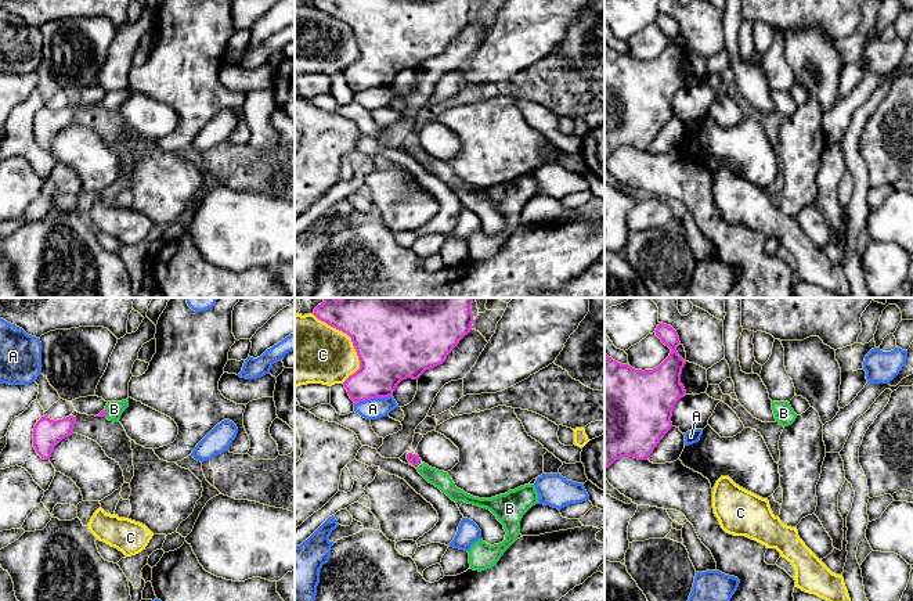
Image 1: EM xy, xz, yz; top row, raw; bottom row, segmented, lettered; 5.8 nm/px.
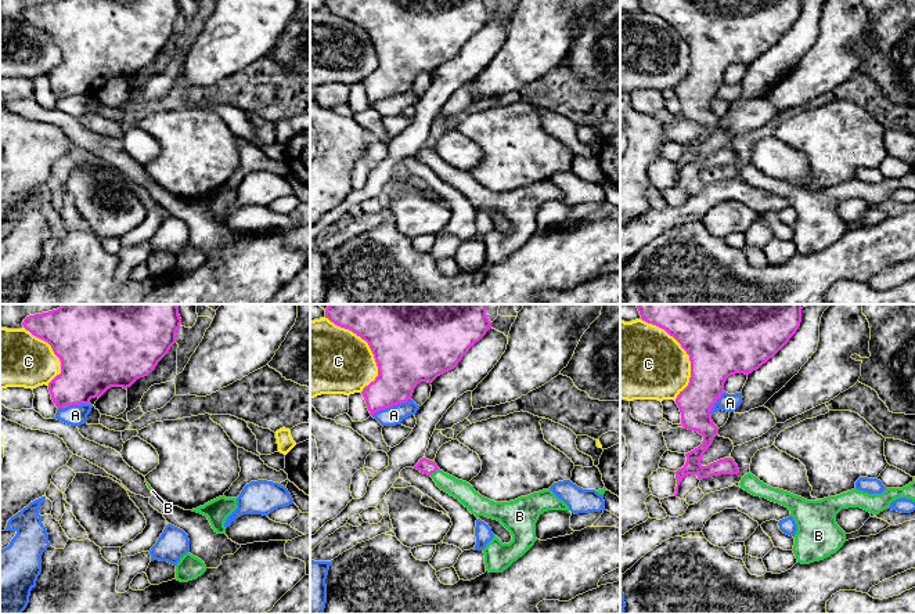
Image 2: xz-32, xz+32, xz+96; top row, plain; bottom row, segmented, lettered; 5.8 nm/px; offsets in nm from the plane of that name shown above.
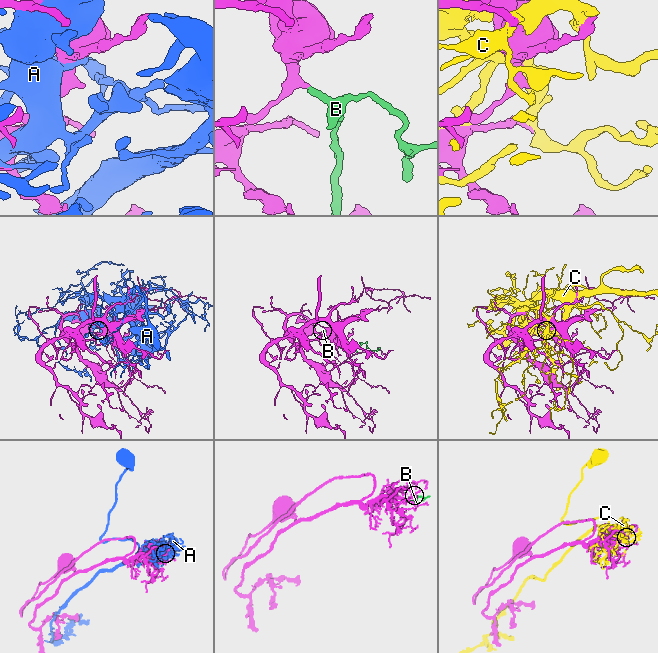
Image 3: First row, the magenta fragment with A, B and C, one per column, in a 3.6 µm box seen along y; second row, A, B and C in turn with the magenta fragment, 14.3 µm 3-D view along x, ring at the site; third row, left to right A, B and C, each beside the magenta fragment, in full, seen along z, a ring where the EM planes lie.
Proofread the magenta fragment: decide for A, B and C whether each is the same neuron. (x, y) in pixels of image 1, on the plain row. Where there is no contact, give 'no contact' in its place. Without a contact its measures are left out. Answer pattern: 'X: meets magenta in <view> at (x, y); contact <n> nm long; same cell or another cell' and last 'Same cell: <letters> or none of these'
A: meets magenta in xz at (372, 87); contact 220 nm long; another cell
B: meets magenta in xy at (105, 103); contact 50 nm long; same cell
C: meets magenta in xz at (352, 31); contact 440 nm long; another cell
Same cell: B

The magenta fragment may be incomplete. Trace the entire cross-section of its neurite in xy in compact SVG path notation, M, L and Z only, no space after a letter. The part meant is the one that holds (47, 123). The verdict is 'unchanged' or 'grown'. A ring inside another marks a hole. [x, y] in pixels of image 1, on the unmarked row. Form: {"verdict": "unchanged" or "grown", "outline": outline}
{"verdict": "unchanged", "outline": "M47 105L42 107L33 118L33 137L36 143L50 150L54 137L65 127L73 125L76 107L69 105L62 109L50 109Z"}

